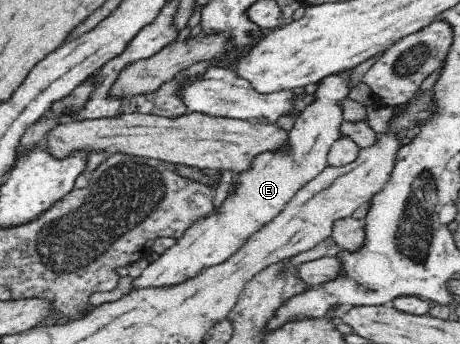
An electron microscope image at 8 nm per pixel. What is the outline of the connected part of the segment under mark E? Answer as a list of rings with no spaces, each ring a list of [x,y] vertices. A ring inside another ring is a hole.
[[[351,71],[333,74],[315,88],[315,100],[295,118],[289,132],[289,148],[265,152],[253,157],[247,170],[234,176],[234,189],[219,210],[197,219],[159,258],[132,281],[132,289],[168,287],[196,277],[203,269],[225,262],[235,254],[247,238],[264,224],[271,222],[285,209],[296,192],[328,167],[331,146],[342,138],[343,108],[341,102],[352,90]]]

